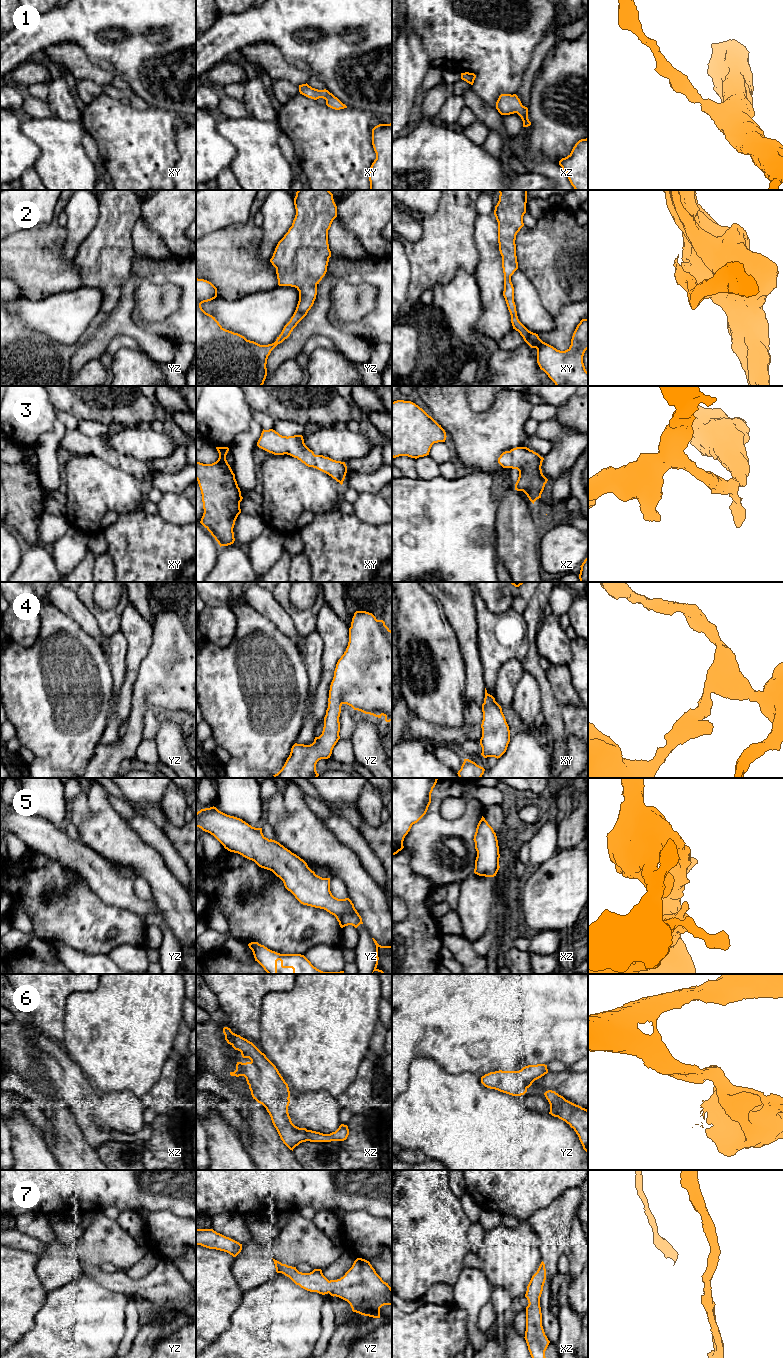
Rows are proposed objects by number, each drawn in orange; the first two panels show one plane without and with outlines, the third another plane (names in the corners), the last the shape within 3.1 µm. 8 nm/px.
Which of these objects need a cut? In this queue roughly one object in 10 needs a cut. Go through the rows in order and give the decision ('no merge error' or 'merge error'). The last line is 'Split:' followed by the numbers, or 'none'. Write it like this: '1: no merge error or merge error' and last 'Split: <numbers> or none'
1: no merge error
2: no merge error
3: no merge error
4: no merge error
5: no merge error
6: no merge error
7: no merge error
Split: none

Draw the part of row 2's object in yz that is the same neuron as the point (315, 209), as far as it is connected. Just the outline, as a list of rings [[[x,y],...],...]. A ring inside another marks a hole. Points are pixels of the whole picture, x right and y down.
[[[298,190],[294,198],[294,205],[296,209],[296,215],[293,220],[292,226],[289,228],[288,232],[284,235],[284,237],[278,242],[275,248],[275,251],[273,253],[273,256],[270,259],[270,262],[276,268],[278,285],[295,287],[299,291],[299,301],[293,316],[291,317],[290,321],[284,326],[281,334],[277,337],[274,343],[268,344],[268,345],[260,345],[254,341],[247,340],[244,336],[238,333],[234,333],[232,331],[224,329],[219,324],[219,322],[215,319],[215,317],[206,313],[202,309],[201,307],[202,303],[211,301],[217,297],[217,288],[207,280],[196,278],[196,386],[262,386],[267,376],[266,364],[267,364],[268,356],[270,355],[271,351],[278,344],[282,343],[285,339],[287,339],[290,336],[293,329],[307,315],[308,311],[313,306],[317,295],[317,285],[325,276],[327,272],[329,258],[331,257],[331,251],[329,249],[329,244],[328,244],[328,230],[330,229],[333,220],[337,217],[337,206],[334,202],[333,194],[329,190]]]

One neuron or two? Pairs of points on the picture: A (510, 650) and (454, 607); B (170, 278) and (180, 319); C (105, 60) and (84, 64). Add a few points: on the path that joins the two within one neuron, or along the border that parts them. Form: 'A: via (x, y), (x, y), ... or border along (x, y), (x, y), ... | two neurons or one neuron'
A: border along (473, 602), (477, 623), (478, 649) | two neurons
B: via (182, 284), (185, 287), (185, 307) | one neuron
C: border along (77, 44), (93, 63), (113, 73) | two neurons

